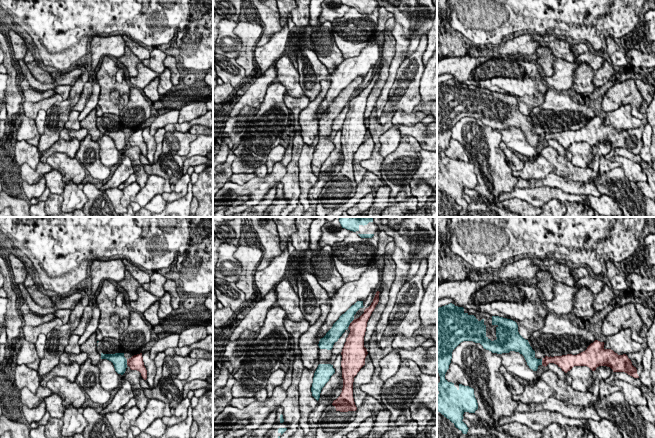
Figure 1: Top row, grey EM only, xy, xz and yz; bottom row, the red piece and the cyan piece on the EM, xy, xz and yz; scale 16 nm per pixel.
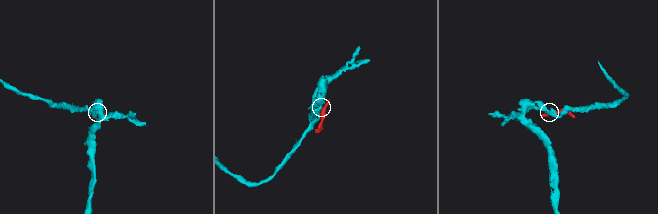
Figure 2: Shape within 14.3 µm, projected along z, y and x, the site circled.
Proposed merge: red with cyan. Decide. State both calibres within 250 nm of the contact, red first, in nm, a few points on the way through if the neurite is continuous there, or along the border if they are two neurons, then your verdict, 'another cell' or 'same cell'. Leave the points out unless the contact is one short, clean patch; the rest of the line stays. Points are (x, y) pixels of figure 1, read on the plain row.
280 nm thick on the red side, 220 nm on the other; border along xz (354, 95), (347, 103); another cell

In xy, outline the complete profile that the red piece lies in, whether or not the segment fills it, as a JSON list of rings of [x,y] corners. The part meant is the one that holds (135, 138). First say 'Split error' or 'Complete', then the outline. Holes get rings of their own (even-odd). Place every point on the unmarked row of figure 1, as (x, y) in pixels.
Complete. [[[142,129],[134,131],[131,134],[127,135],[127,141],[131,146],[139,147],[144,156],[147,155],[147,146],[144,142]]]

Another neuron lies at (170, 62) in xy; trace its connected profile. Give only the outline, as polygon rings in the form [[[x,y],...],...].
[[[167,55],[165,60],[163,61],[165,68],[168,68],[171,72],[171,81],[174,86],[179,85],[180,81],[180,72],[177,68],[176,58],[173,56]]]

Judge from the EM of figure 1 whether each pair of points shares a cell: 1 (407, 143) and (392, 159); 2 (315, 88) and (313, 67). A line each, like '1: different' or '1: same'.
1: same
2: same

